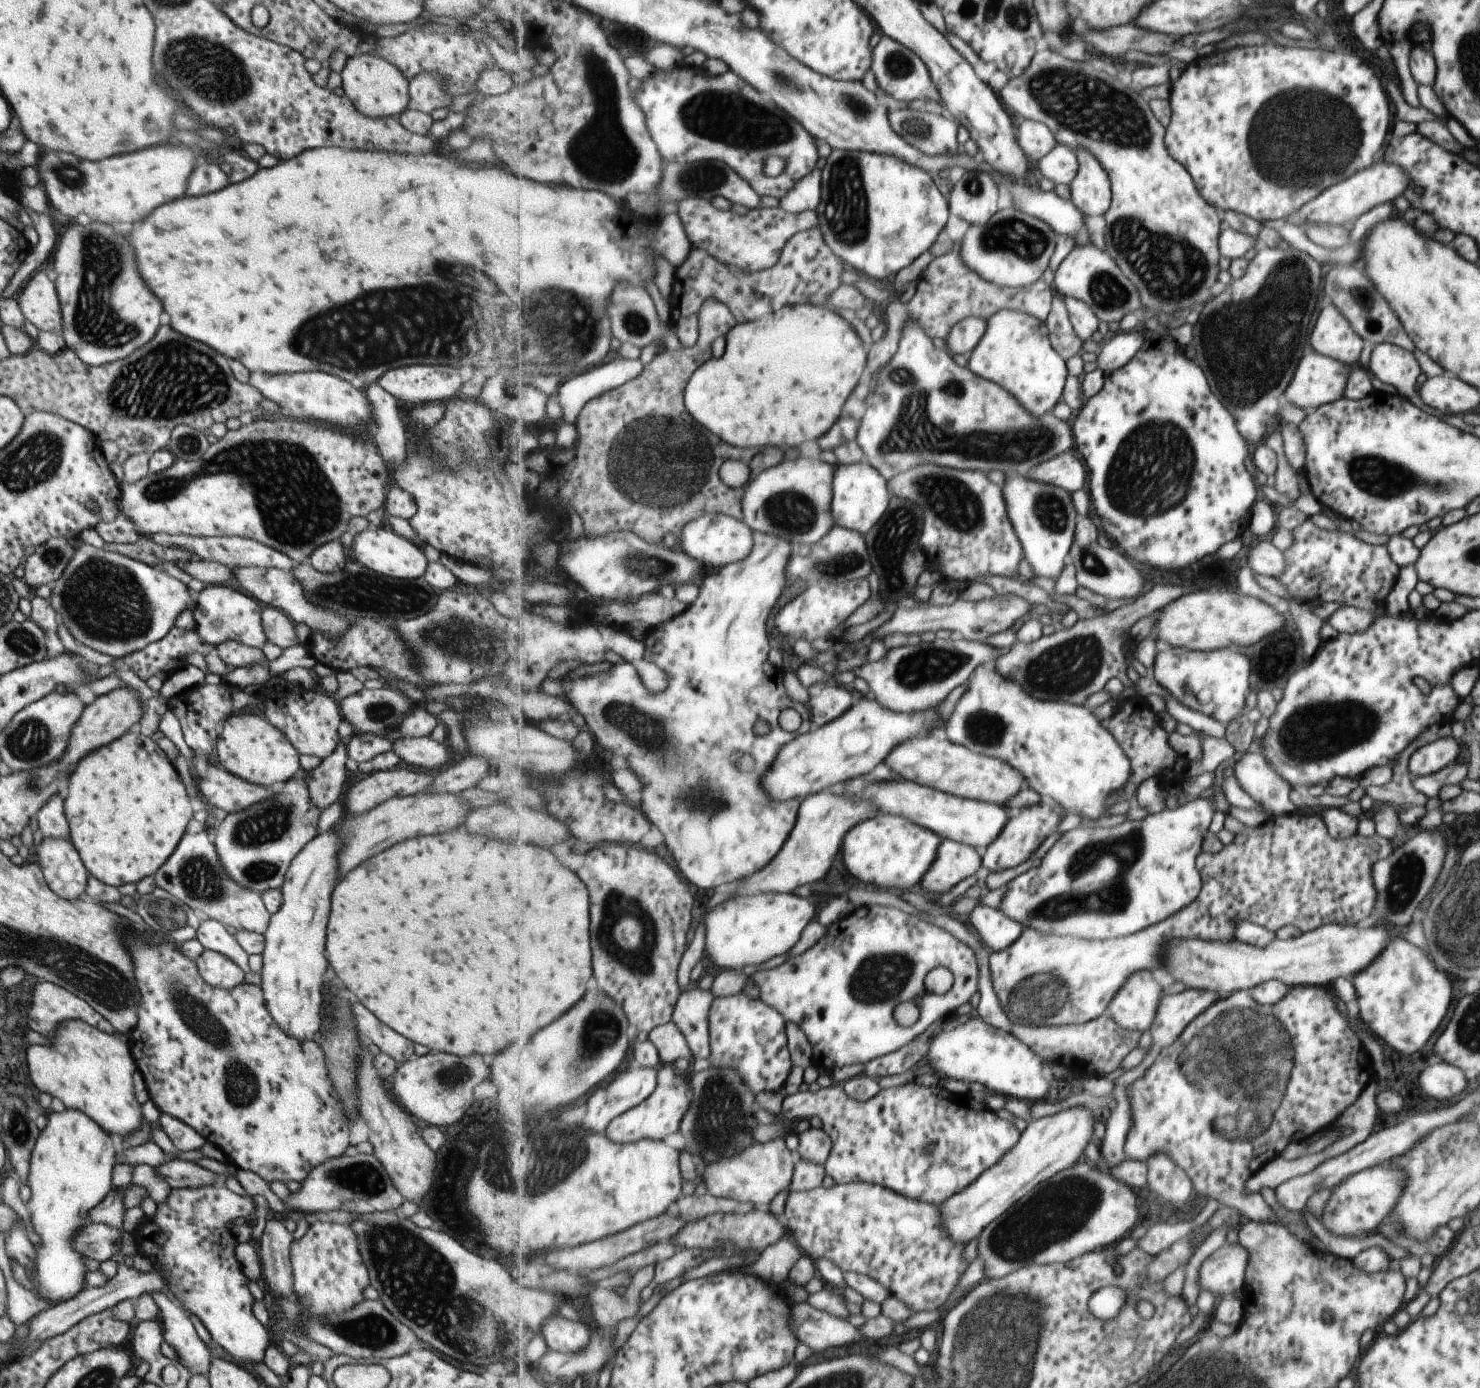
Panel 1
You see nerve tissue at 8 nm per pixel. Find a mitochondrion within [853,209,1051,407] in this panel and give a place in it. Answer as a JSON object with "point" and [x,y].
{"point":[1017,238]}

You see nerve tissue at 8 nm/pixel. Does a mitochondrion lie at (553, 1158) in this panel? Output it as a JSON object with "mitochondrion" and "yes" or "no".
{"mitochondrion":"yes"}

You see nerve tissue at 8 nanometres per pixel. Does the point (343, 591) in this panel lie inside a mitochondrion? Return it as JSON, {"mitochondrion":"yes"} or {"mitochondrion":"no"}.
{"mitochondrion":"yes"}

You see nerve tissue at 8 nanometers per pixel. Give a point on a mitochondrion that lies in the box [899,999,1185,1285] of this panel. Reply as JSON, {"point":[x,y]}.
{"point":[1059,1211]}

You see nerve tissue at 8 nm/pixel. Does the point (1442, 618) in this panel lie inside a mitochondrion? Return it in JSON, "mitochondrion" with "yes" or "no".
{"mitochondrion":"no"}

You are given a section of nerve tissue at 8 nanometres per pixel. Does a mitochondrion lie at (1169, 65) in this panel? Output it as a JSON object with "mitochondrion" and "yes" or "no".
{"mitochondrion":"no"}

